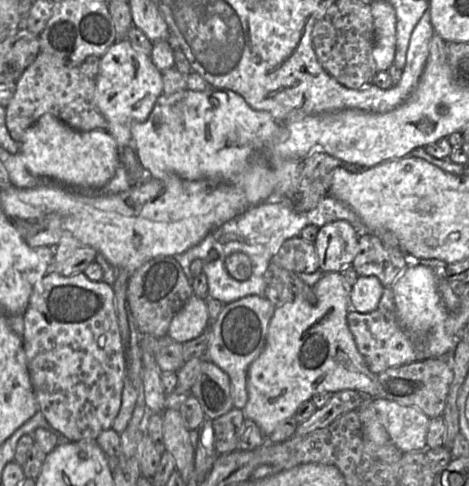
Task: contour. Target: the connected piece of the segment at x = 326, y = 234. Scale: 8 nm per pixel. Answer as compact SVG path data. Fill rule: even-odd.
M346 220L329 222L318 229L314 241L322 272L340 272L352 264L358 251L359 235Z

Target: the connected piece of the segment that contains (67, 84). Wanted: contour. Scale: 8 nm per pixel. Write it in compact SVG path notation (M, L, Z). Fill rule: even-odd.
M41 51L17 80L13 98L5 110L7 129L12 139L18 143L24 132L46 113L78 131L107 131L108 128L108 123L96 103L95 79L82 74L79 67L66 66L55 57Z

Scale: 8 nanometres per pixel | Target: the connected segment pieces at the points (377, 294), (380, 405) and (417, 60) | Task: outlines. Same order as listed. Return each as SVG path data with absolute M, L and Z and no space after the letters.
M359 276L351 288L350 306L360 313L374 311L383 294L384 286L376 276Z
M374 397L373 405L391 441L403 453L425 451L430 418L414 406Z
M428 8L411 34L406 64L403 68L401 80L398 83L398 86L400 86L402 81L403 93L404 90L407 90L409 81L413 81L411 84L414 84L417 79L421 78L429 55L430 40L434 33L435 31L430 19L430 10Z

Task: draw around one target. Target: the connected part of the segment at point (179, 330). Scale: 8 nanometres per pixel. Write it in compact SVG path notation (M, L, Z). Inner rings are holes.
M193 294L173 316L167 332L173 340L185 343L200 336L210 326L212 321L206 300Z

